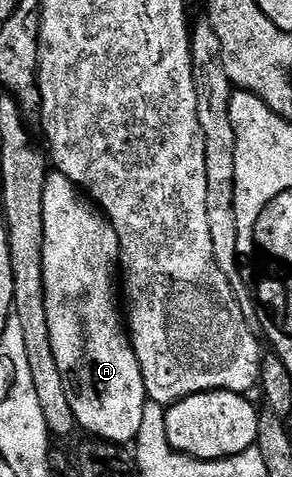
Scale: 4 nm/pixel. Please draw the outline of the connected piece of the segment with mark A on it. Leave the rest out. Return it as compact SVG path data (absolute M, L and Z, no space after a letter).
M57 172L46 175L43 206L43 278L48 329L56 367L63 377L64 392L74 413L74 421L90 433L87 435L103 442L133 443L140 432L148 399L140 360L136 360L130 335L124 329L123 315L122 318L118 315L118 306L114 303L114 266L116 270L120 262L116 228L75 182Z

